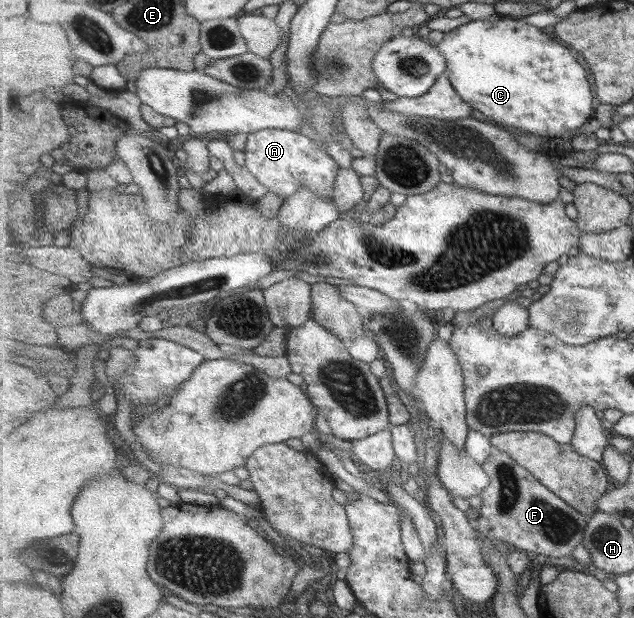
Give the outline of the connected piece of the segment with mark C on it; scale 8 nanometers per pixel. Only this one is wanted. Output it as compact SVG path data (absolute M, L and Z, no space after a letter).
M492 16L471 20L446 33L437 44L445 55L448 67L446 76L462 97L474 110L482 112L490 124L516 127L542 137L568 137L570 131L580 129L594 116L594 93L588 79L588 71L574 57L574 53L548 37L542 29L524 20L510 16Z

